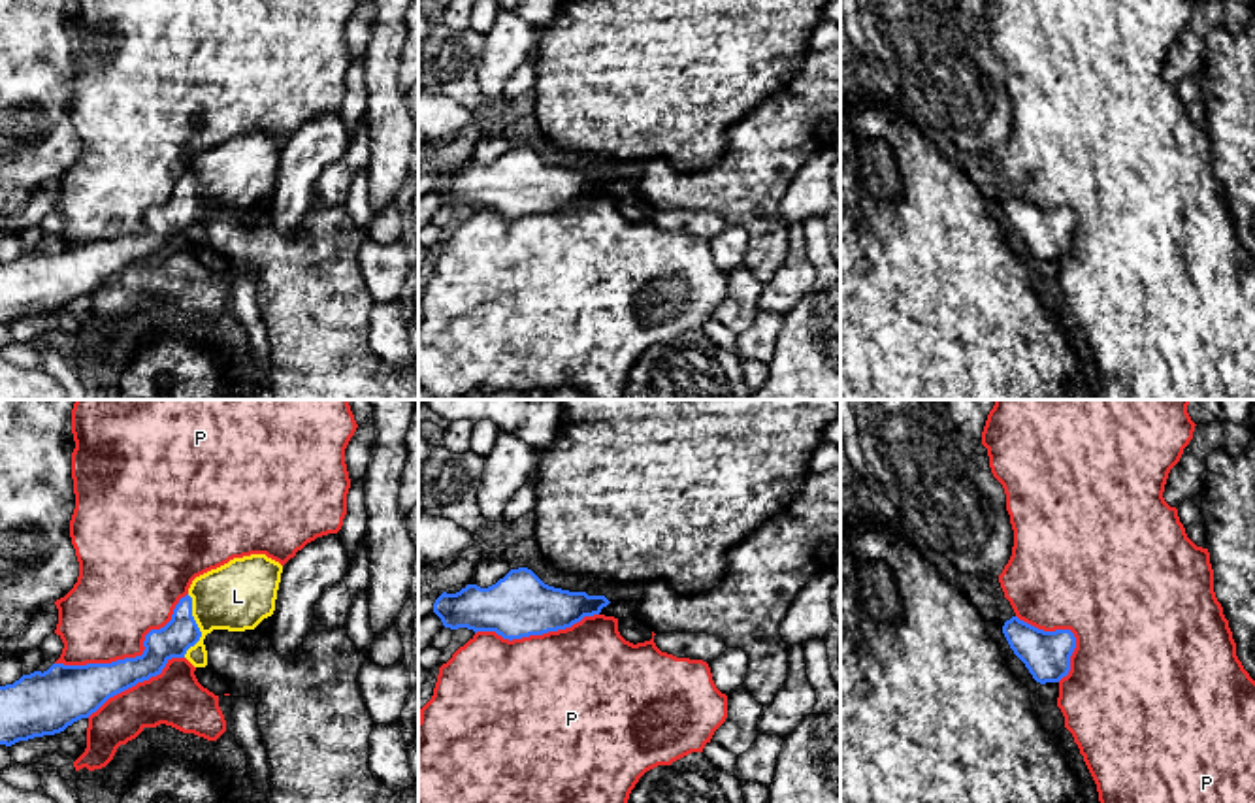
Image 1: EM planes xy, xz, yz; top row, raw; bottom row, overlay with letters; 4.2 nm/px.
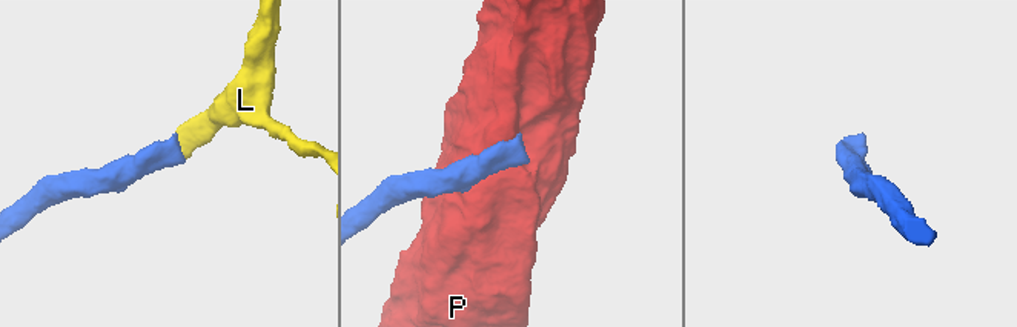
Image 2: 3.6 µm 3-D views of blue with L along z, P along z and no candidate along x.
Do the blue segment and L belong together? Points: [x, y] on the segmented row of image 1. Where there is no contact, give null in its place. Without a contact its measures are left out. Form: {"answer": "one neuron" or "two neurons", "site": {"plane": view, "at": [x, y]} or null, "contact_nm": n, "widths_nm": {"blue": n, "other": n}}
{"answer": "one neuron", "site": {"plane": "xy", "at": [196, 626]}, "contact_nm": 280, "widths_nm": {"blue": 150, "other": 300}}

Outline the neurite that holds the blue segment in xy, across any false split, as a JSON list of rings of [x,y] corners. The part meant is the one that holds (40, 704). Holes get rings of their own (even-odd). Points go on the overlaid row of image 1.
[[[266,554],[234,558],[192,581],[171,620],[145,635],[141,656],[111,664],[53,664],[43,673],[0,686],[0,745],[64,731],[109,697],[160,675],[171,658],[205,667],[207,633],[254,630],[273,615],[281,573],[283,565]]]

